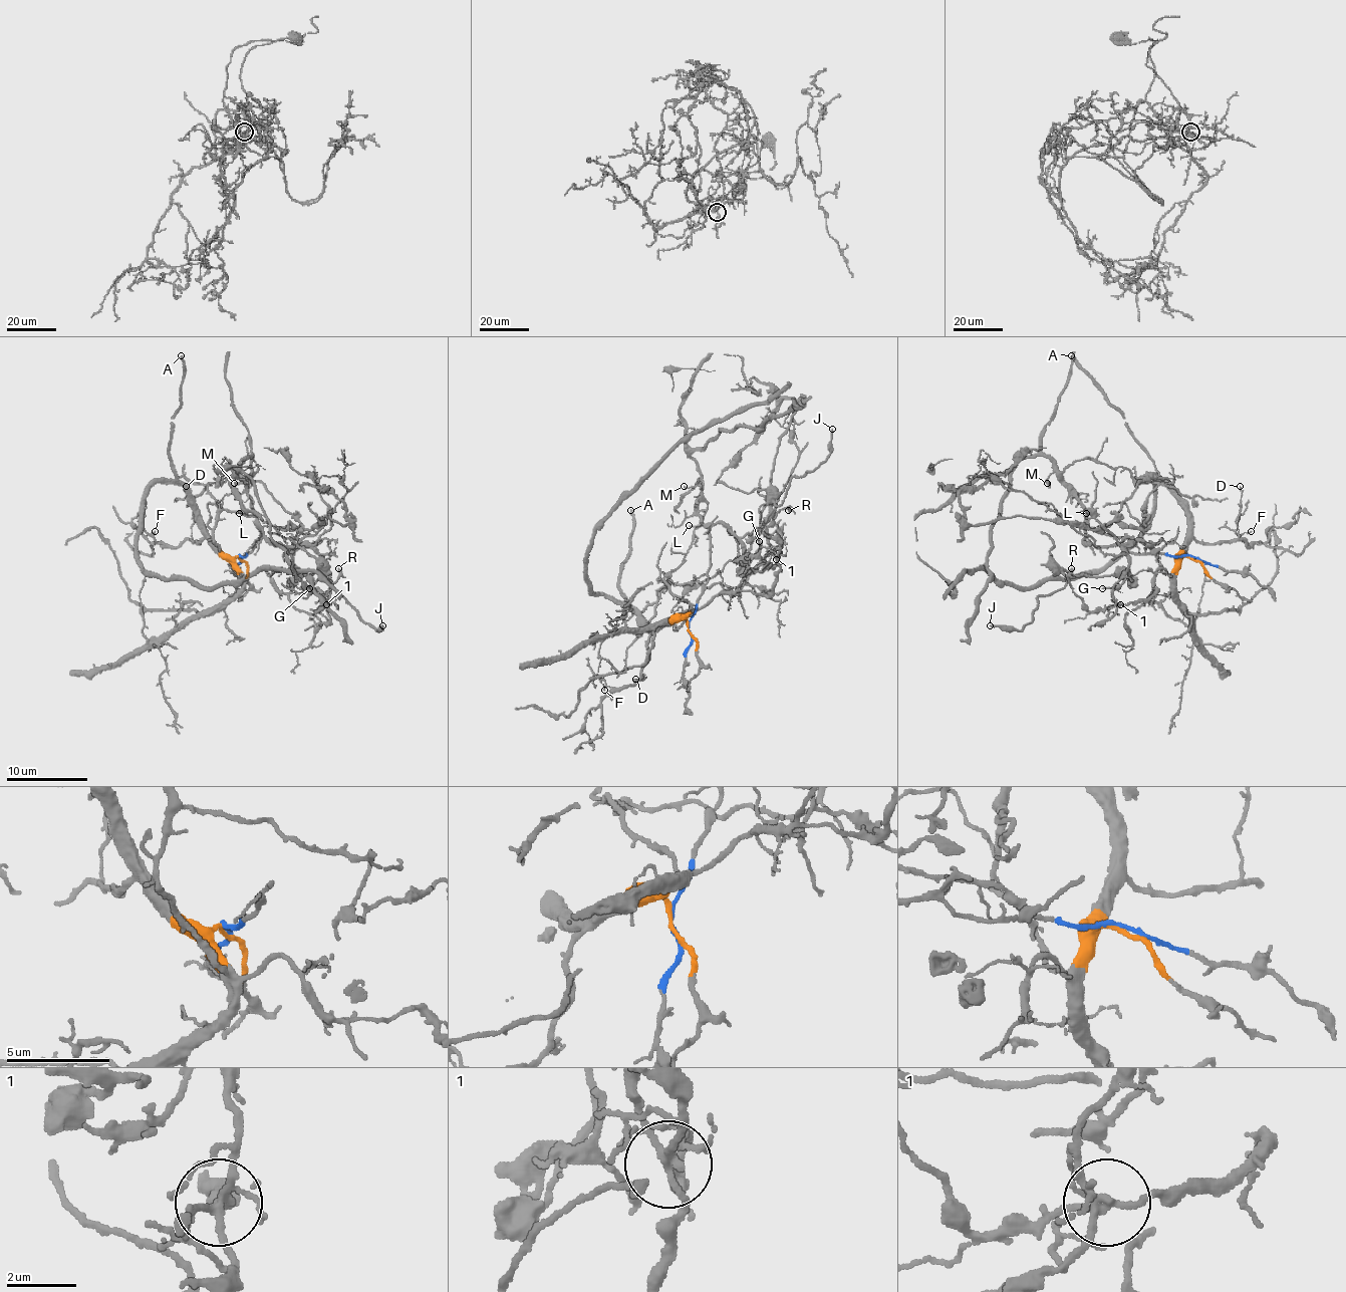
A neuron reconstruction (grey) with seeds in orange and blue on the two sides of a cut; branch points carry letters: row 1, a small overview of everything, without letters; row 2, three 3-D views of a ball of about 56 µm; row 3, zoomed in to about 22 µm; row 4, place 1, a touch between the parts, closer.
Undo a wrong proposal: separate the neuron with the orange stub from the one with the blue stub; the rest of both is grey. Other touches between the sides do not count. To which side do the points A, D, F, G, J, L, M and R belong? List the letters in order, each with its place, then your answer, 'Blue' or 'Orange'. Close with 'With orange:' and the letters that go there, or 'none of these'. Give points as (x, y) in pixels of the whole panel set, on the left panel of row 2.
A: Place: (181, 355). Orange
D: Place: (186, 486). Orange
F: Place: (155, 531). Orange
G: Place: (309, 588). Blue
J: Place: (382, 625). Orange
L: Place: (239, 513). Blue
M: Place: (234, 483). Blue
R: Place: (338, 568). Orange
With orange: A, D, F, J, R

